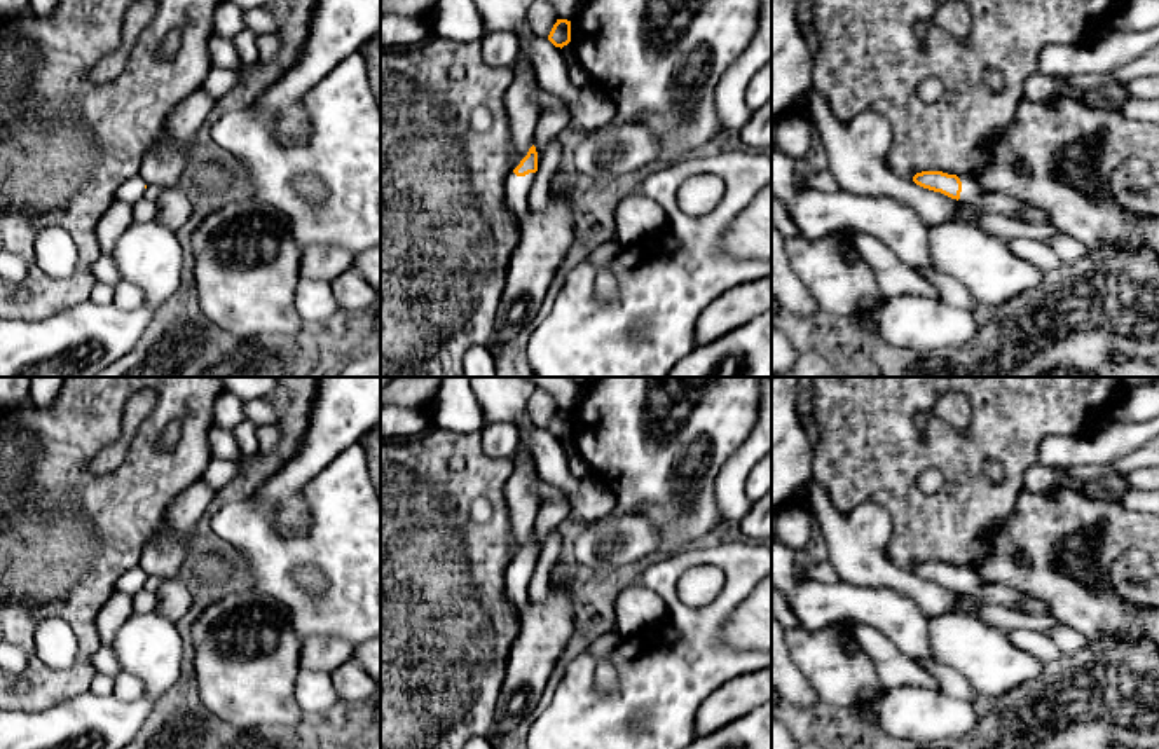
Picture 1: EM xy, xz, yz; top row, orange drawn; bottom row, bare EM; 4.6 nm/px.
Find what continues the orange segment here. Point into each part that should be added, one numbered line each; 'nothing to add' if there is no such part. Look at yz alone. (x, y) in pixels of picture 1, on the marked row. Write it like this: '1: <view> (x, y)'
1: yz (973, 192)

